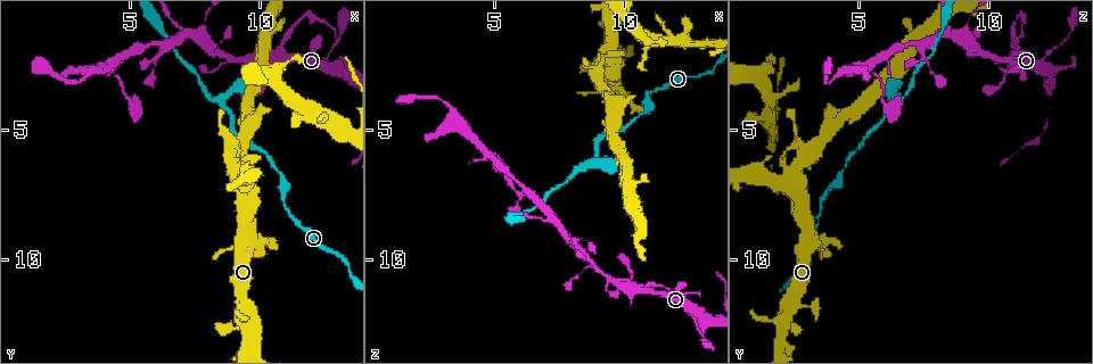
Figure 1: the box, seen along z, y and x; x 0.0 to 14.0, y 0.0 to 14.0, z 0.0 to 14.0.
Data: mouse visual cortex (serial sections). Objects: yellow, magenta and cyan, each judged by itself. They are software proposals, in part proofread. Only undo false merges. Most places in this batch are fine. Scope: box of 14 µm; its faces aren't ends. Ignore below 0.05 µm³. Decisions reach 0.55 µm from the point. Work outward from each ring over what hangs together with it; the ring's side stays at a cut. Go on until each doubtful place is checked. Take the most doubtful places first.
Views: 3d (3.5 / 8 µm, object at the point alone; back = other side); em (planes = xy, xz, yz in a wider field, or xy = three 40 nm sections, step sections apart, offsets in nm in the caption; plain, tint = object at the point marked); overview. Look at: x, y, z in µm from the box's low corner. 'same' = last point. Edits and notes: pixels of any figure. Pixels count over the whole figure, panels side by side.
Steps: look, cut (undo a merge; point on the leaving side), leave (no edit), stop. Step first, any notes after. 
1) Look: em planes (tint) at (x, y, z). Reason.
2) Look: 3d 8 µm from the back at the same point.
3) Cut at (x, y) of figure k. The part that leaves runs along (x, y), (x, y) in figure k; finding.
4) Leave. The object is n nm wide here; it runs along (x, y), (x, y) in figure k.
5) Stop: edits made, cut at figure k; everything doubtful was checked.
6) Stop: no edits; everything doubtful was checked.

Look: 3d 3.5 µm from the back at (10.9, 2.2, 11.2). Thin arm on a thick one.

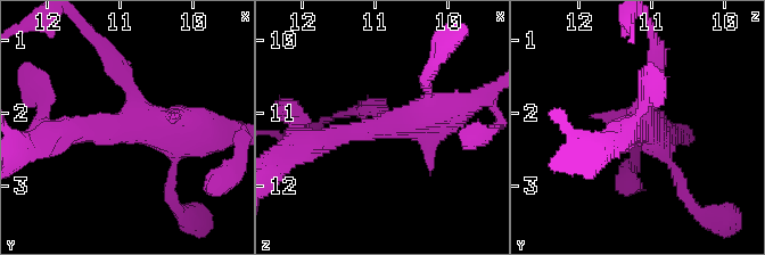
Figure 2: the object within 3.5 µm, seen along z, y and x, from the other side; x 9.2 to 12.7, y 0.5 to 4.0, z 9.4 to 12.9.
Look: em planes (tint) at (10.85, 2.20, 11.15). 3 arms meet here; the arms are 150, 300, 450 nm wide; shape alone is not enough.

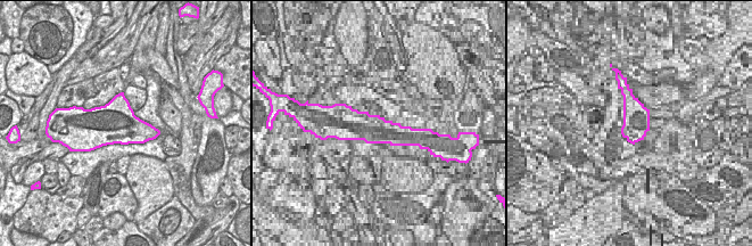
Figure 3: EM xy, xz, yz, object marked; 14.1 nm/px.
Leave. It runs along (311, 144), (350, 131), (458, 110) in figure 2; one cell here.

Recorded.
Look: 3d 3.5 µm at (8.8, 2.4, 10.2). Abrupt turn.

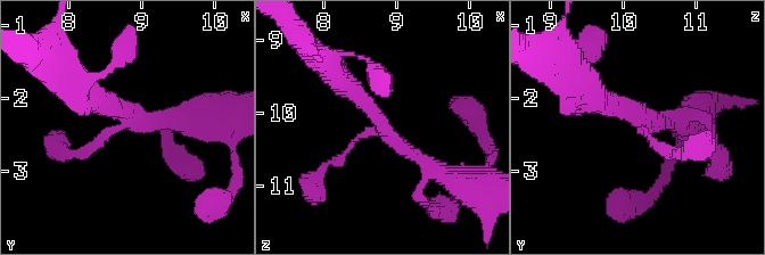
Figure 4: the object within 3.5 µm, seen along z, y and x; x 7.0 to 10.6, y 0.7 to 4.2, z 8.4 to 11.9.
Look: em xy step 3 (tint) at (8.80, 2.40, 10.25).

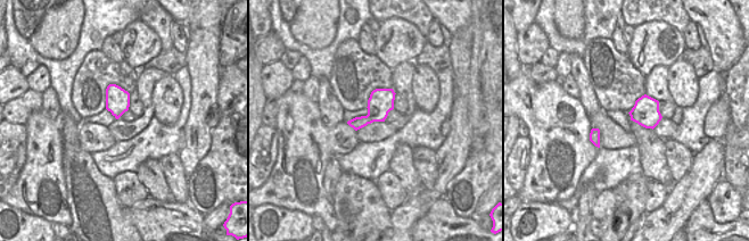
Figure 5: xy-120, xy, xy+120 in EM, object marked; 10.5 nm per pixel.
Leave. The object is 280 nm wide here; it runs along (187, 122), (134, 118), (68, 154) in figure 4; continuous, no second cell.

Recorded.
Look: 3d 3.5 µm at (8.0, 1.6, 9.4). Side arm on a straight run.

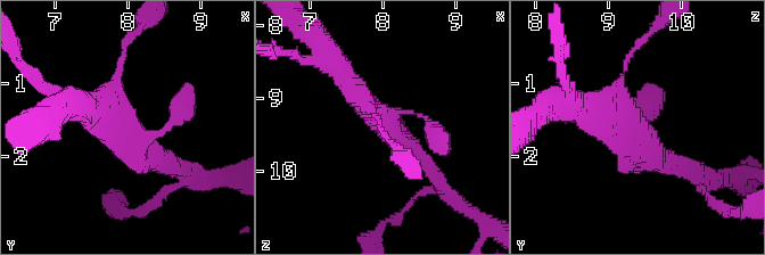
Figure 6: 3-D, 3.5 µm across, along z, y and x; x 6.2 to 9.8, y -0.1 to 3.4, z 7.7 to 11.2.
Look: em planes (tint) at (8.05, 1.70, 9.40). Now the EM.

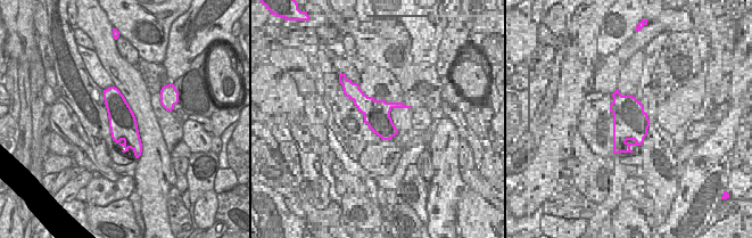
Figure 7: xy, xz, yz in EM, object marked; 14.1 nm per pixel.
Leave. It runs along (430, 170), (356, 97), (339, 71) in figure 6; all the same cell.

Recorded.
Stop: no edits; everything doubtful was checked.

